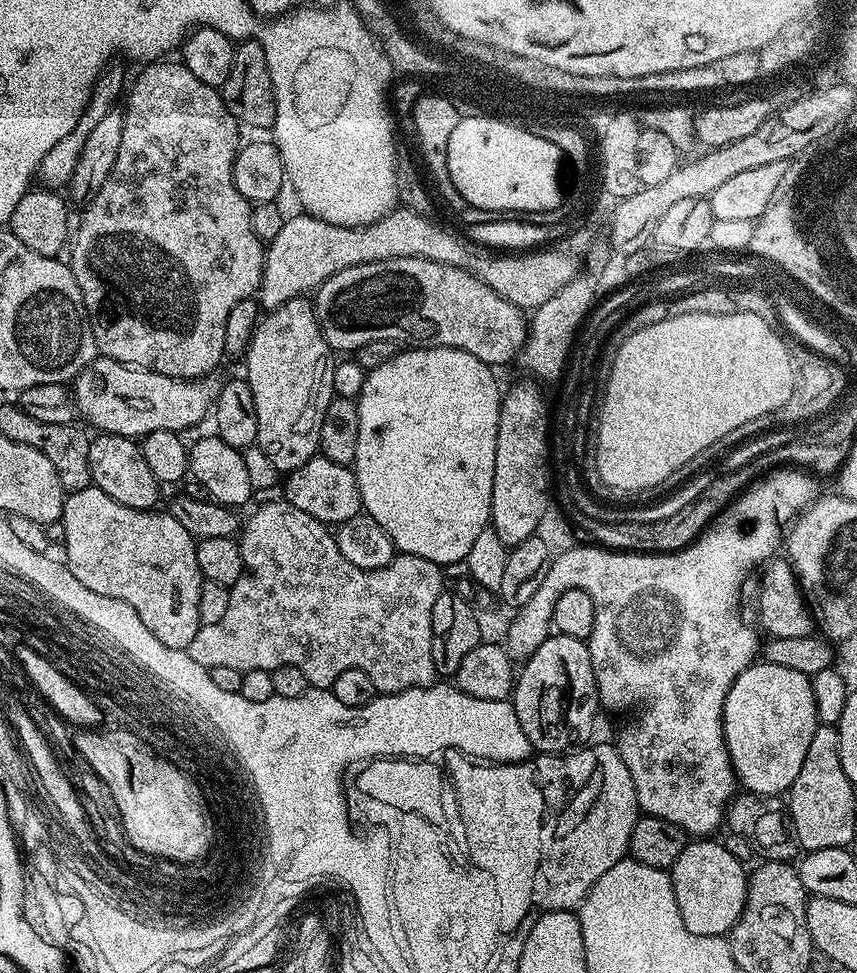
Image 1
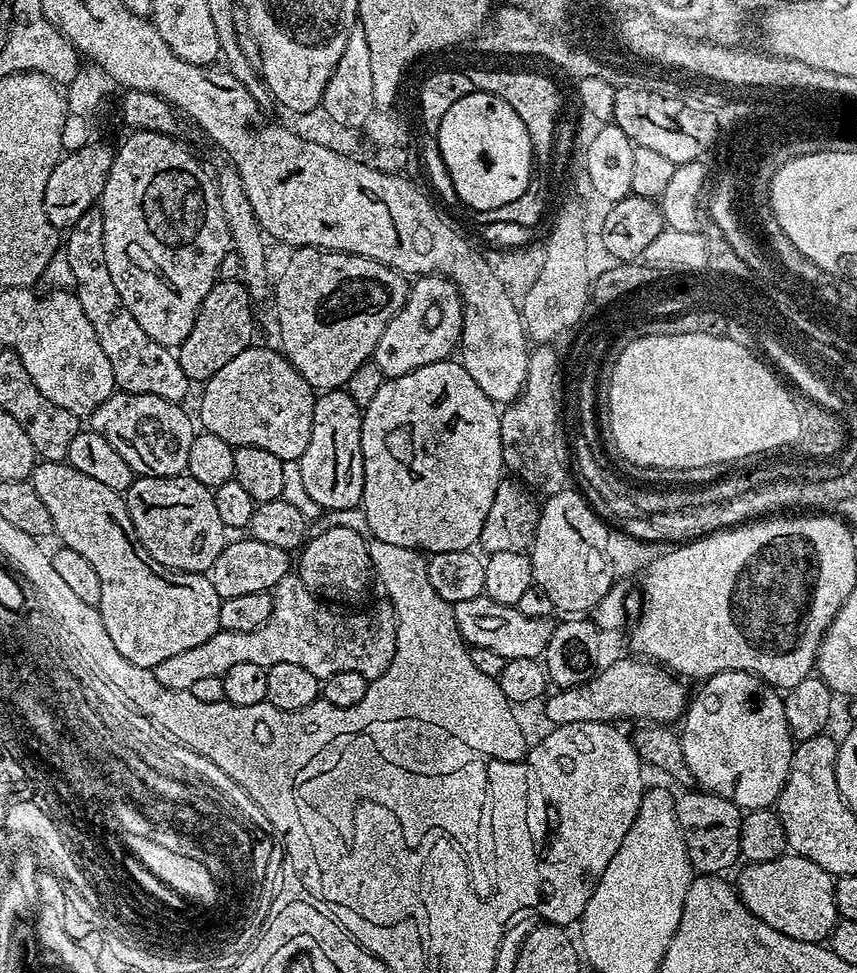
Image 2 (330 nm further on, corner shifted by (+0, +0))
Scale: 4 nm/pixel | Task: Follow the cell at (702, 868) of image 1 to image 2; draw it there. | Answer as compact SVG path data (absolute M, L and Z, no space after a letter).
M785 854L770 861L748 862L740 872L740 901L766 926L774 926L782 934L802 942L827 941L836 929L838 913L834 902L834 877L814 866L810 858Z

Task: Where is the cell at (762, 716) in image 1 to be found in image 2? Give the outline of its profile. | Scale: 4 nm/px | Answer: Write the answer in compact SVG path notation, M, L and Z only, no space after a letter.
M719 672L701 684L704 685L694 692L682 717L684 732L679 733L682 754L686 754L686 766L690 766L693 781L701 789L734 802L741 810L771 809L784 789L794 747L781 693L752 672Z

